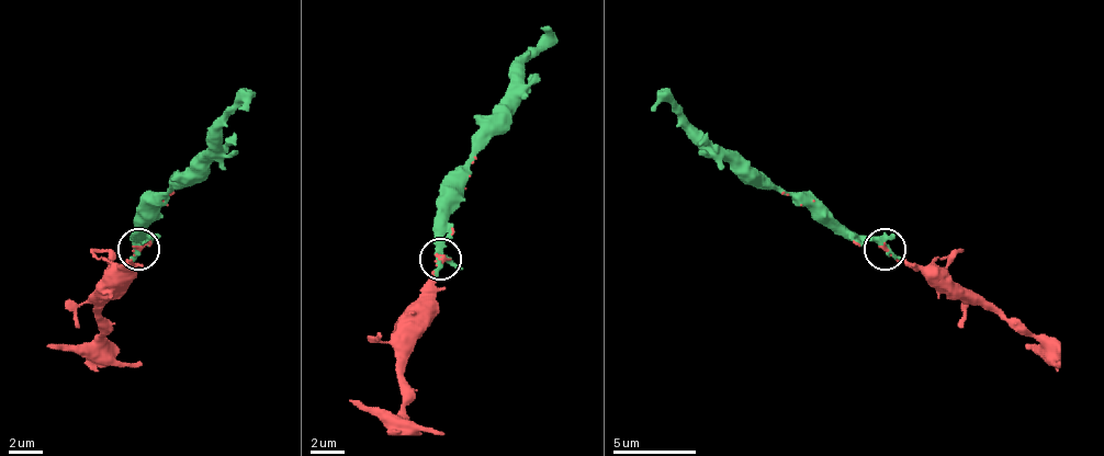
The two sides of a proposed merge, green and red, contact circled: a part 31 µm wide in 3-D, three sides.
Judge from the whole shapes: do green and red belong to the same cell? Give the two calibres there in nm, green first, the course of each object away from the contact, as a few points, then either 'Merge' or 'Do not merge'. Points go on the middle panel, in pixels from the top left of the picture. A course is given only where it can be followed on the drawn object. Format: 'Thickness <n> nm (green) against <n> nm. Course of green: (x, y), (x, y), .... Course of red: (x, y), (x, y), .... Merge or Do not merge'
Thickness 360 nm (green) against 120 nm. Course of green: (439, 258), (439, 212), (464, 183), (464, 170), (481, 149), (481, 128), (514, 83), (514, 67), (548, 25). Course of red: (439, 258), (431, 311), (414, 329), (406, 357), (402, 408), (385, 415), (348, 399). Merge

